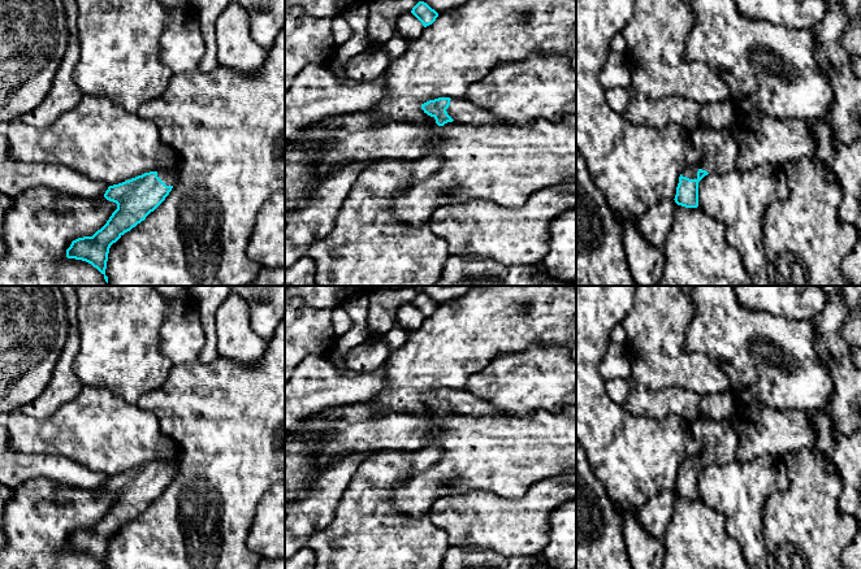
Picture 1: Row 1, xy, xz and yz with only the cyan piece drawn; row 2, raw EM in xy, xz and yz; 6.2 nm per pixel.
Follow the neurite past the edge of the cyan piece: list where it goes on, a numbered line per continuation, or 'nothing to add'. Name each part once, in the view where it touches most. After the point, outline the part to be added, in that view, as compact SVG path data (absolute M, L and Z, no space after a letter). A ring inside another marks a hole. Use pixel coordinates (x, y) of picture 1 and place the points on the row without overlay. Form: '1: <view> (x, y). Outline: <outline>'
1: yz (717, 437). Outline: M701 416L692 425L692 434L700 442L702 451L698 456L688 457L683 468L697 470L700 460L709 465L723 465L735 460L739 438L730 418L708 418Z

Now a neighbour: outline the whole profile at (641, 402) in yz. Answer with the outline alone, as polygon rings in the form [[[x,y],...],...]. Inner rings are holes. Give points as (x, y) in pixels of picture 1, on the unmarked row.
[[[629,385],[624,408],[636,417],[665,420],[678,416],[688,425],[701,417],[702,395],[682,387],[665,387],[654,391],[648,387]]]

